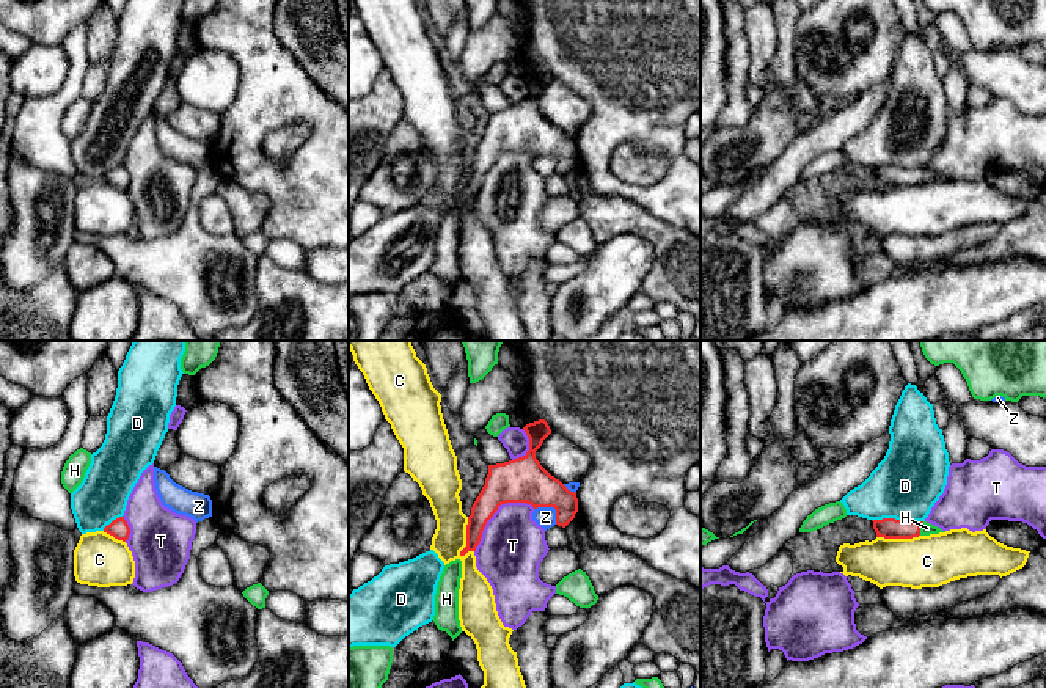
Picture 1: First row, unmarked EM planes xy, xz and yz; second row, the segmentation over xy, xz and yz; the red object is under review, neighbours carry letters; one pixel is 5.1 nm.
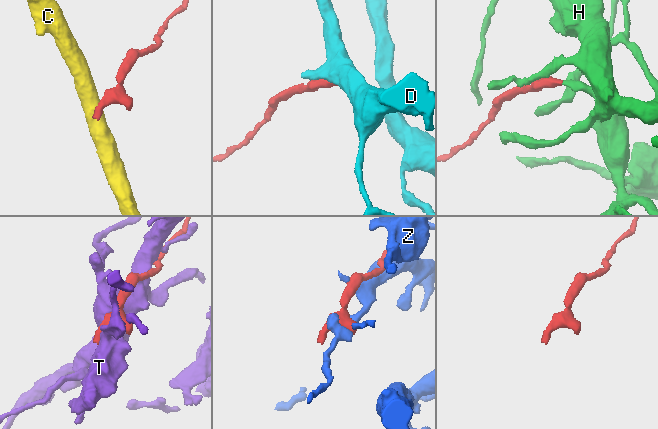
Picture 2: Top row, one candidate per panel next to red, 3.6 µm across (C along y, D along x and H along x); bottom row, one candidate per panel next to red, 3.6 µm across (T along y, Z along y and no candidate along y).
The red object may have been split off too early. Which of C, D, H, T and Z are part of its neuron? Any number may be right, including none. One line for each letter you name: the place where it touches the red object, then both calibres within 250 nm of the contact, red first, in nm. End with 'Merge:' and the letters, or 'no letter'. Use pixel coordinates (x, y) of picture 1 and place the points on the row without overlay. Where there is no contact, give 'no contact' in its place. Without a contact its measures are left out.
H: meets red in yz at (921, 175); 110 nm thick on the red side, 60 nm on the other
Merge: H

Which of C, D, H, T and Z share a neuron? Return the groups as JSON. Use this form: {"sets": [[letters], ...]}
{"sets": [["C"], ["D"], ["H"], ["T"], ["Z"]]}

